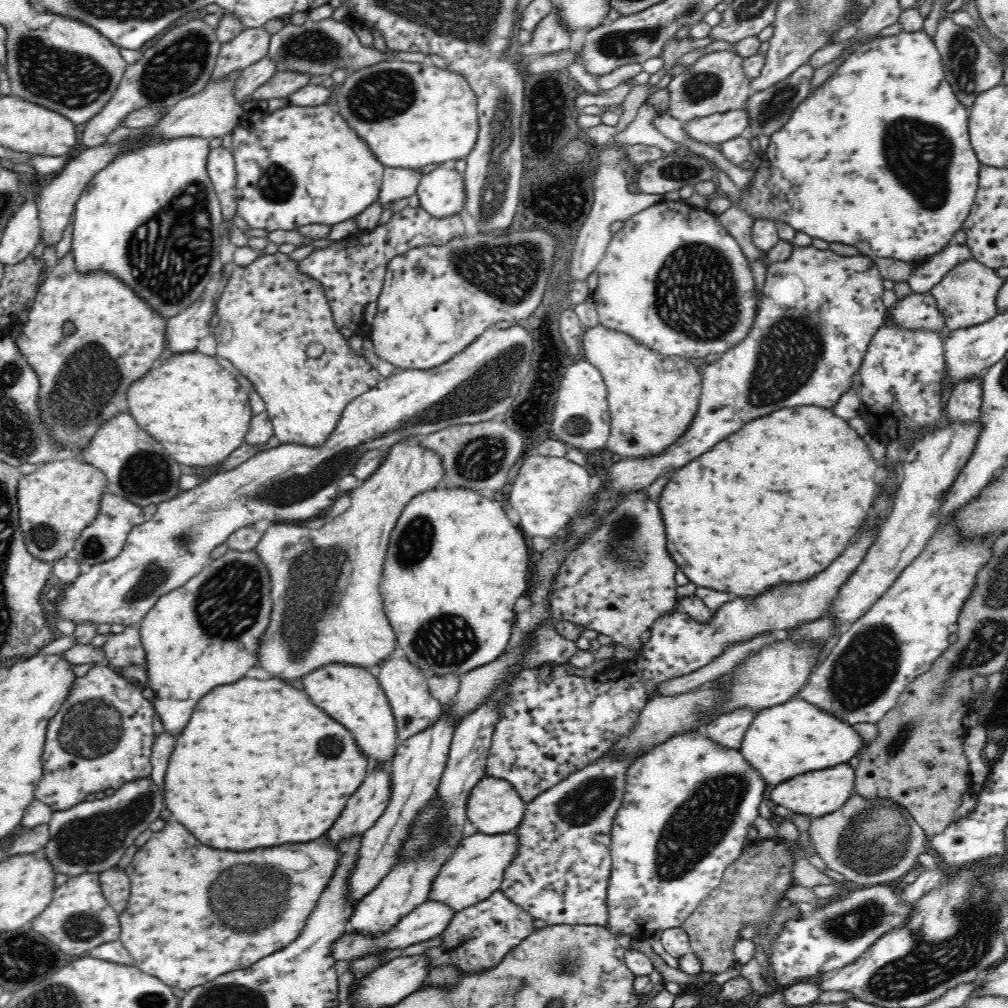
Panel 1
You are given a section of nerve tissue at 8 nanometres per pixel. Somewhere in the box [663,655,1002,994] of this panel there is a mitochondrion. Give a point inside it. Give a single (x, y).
(874, 840)

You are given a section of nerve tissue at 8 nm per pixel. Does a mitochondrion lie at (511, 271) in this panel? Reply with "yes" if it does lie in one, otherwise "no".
yes

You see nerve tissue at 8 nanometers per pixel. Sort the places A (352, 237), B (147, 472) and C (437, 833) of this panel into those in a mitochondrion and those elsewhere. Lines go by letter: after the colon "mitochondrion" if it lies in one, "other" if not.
A: other
B: mitochondrion
C: other

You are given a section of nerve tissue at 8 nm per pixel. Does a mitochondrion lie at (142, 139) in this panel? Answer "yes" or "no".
no

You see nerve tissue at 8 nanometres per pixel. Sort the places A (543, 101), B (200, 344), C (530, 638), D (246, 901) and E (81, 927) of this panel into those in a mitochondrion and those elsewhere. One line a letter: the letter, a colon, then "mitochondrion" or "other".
A: mitochondrion
B: other
C: other
D: mitochondrion
E: mitochondrion

